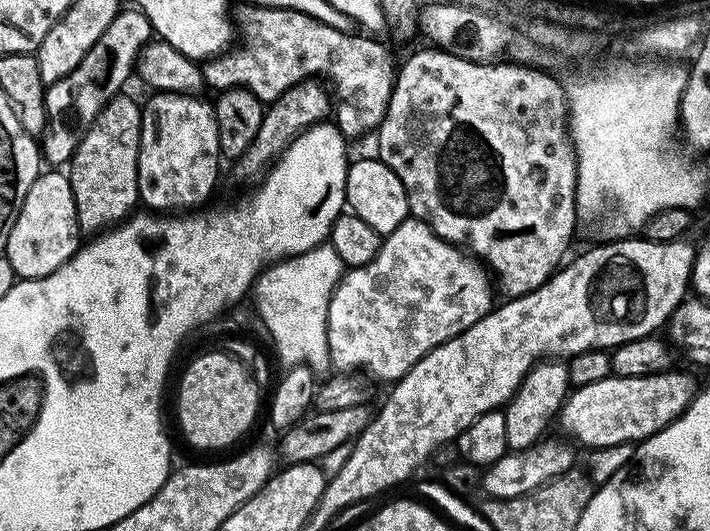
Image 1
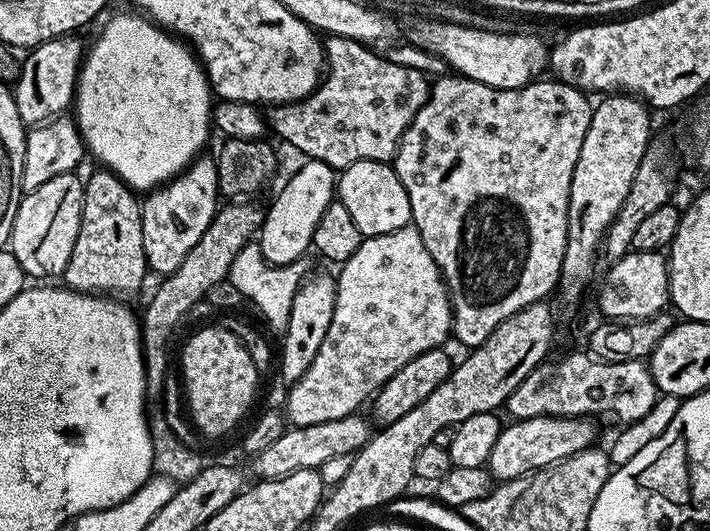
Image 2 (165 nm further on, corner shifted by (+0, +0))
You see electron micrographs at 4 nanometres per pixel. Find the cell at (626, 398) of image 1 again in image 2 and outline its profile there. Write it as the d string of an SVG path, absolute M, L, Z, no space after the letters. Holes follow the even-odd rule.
M535 416L512 420L501 427L498 442L494 442L494 450L490 450L486 467L496 482L527 476L537 468L557 464L559 460L593 447L597 443L596 424L595 419L583 416Z

